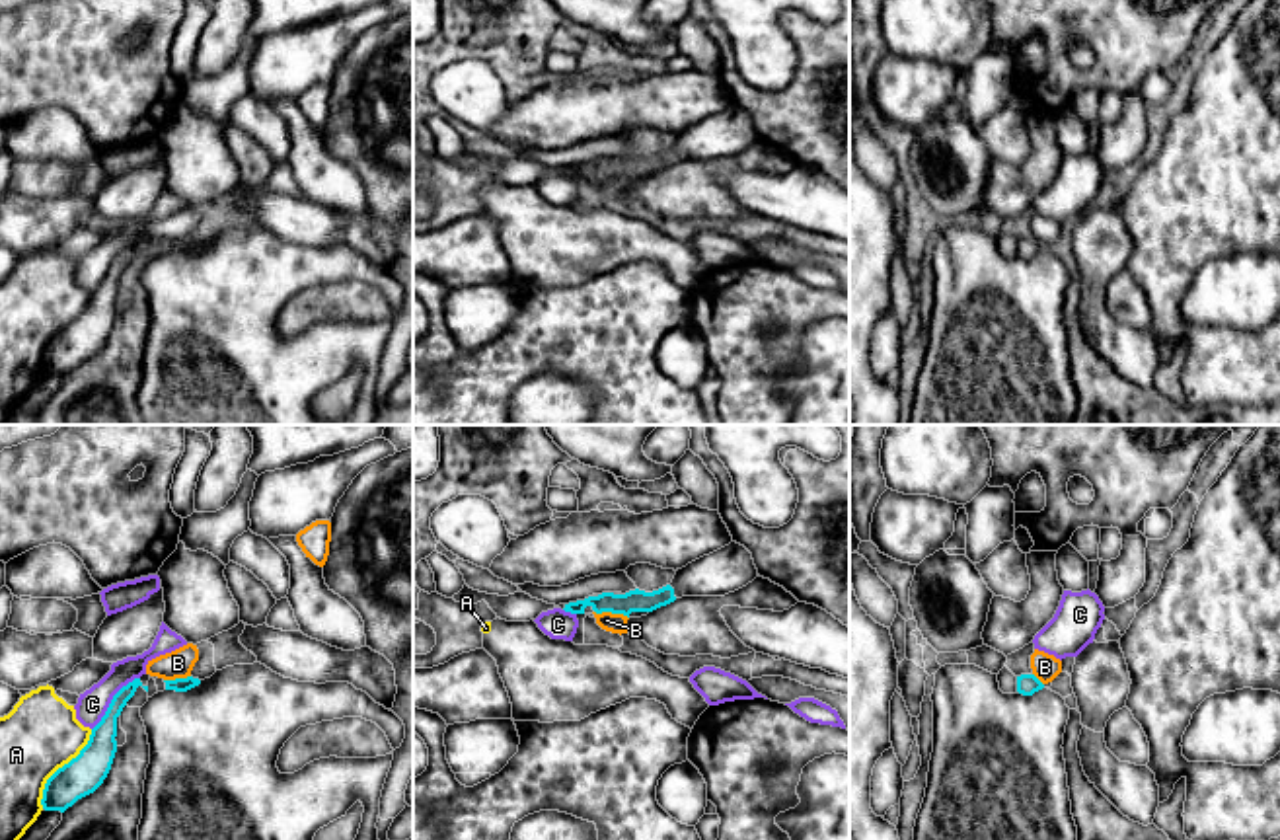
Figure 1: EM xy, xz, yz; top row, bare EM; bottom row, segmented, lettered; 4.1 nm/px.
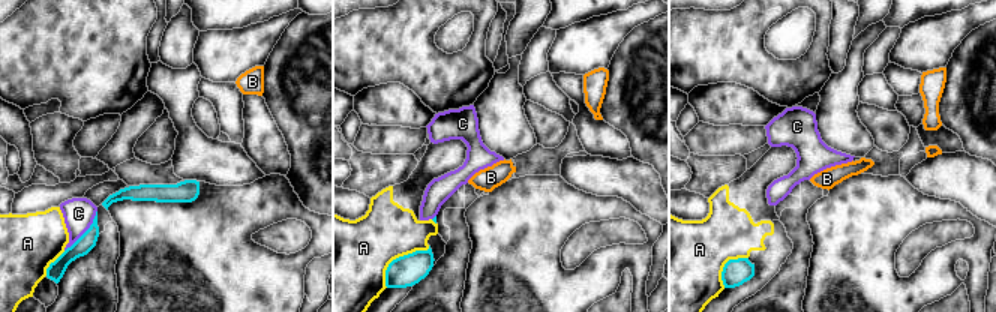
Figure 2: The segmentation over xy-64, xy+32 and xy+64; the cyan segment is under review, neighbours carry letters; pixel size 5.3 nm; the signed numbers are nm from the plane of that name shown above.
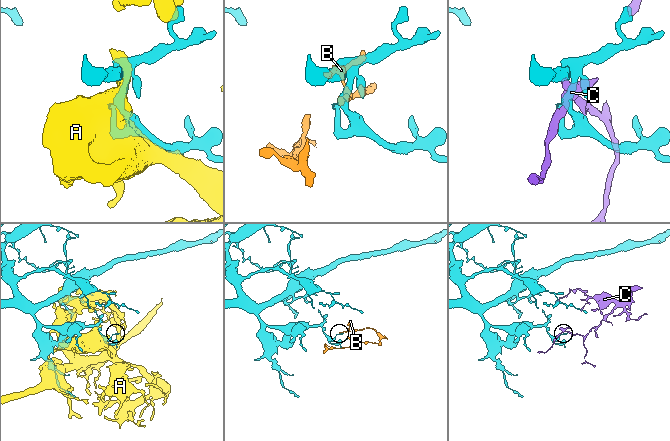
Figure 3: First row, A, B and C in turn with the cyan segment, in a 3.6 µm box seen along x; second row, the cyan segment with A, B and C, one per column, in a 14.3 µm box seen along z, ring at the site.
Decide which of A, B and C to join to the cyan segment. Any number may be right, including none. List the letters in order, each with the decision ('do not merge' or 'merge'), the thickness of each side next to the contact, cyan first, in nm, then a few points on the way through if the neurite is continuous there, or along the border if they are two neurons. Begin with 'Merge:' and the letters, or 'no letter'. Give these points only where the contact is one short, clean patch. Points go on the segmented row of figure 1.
Merge: no letter
A: do not merge; calibres 160 and 320 nm
B: do not merge; calibres 100 and 80 nm; border xz (595, 610), (622, 612), (628, 618)
C: do not merge; calibres 140 and 120 nm

